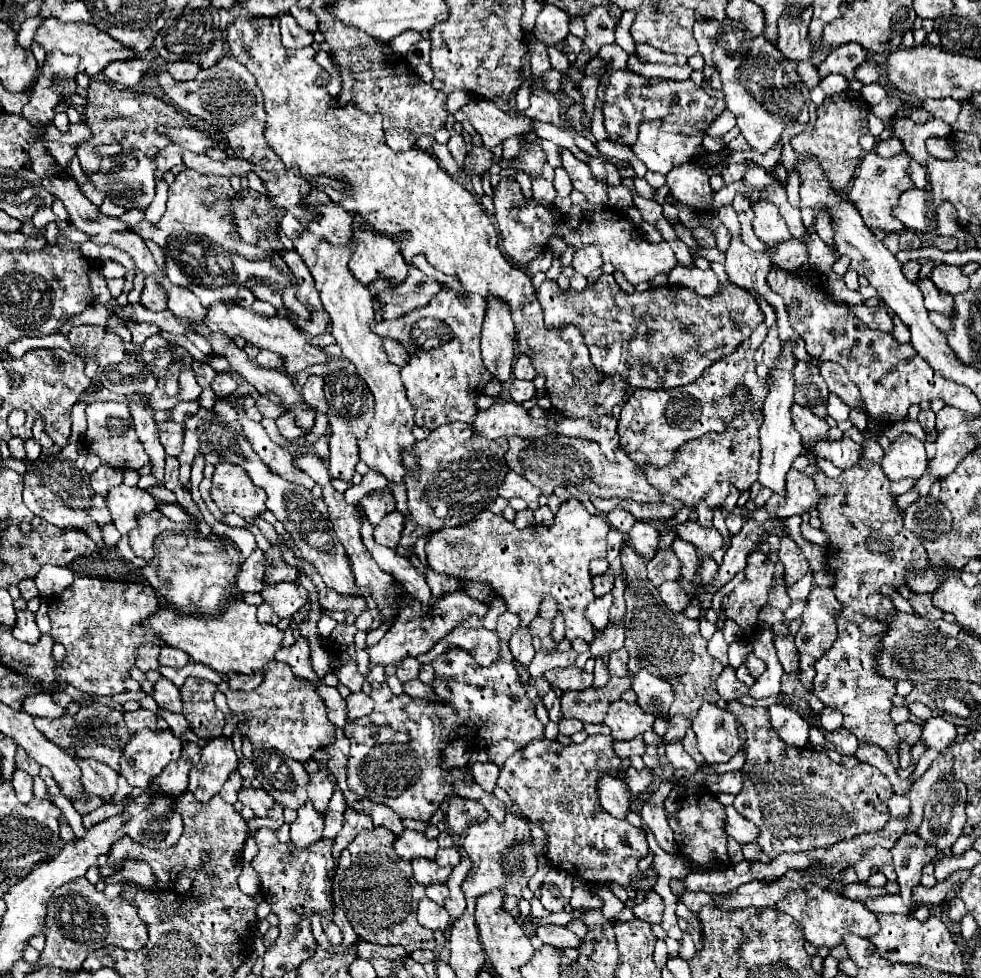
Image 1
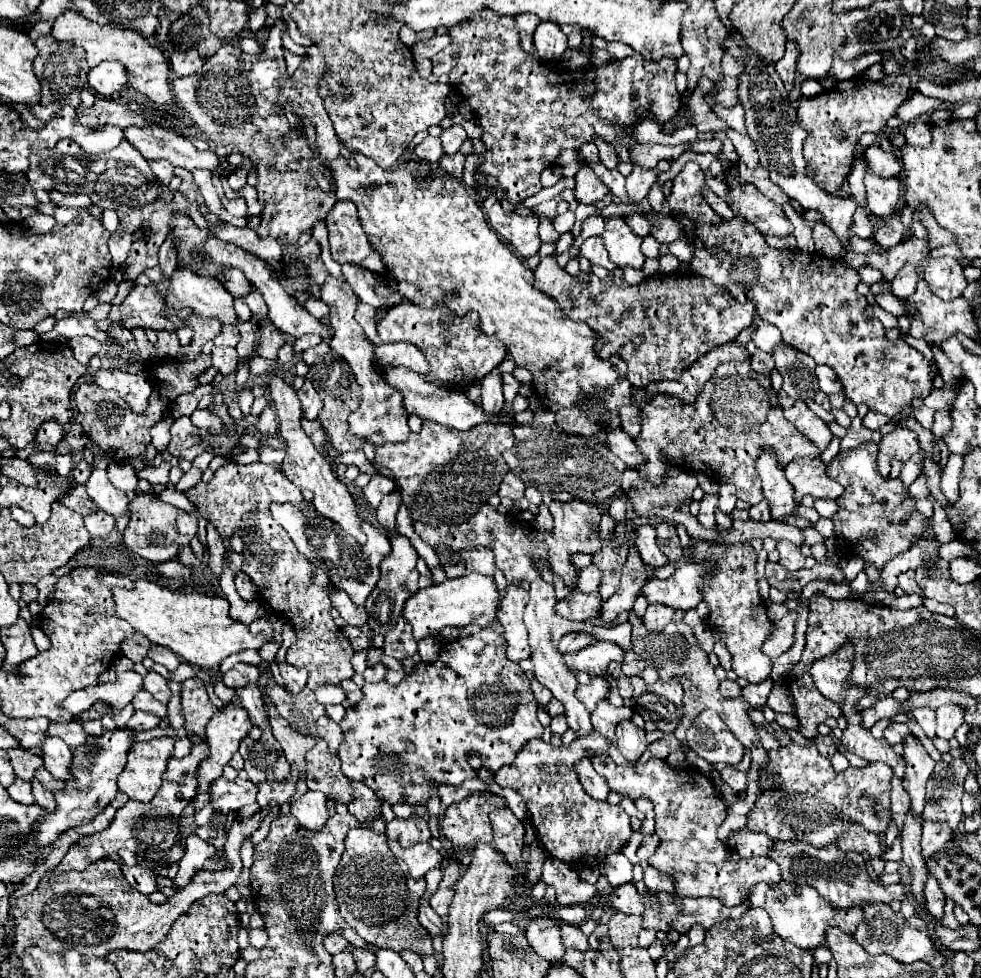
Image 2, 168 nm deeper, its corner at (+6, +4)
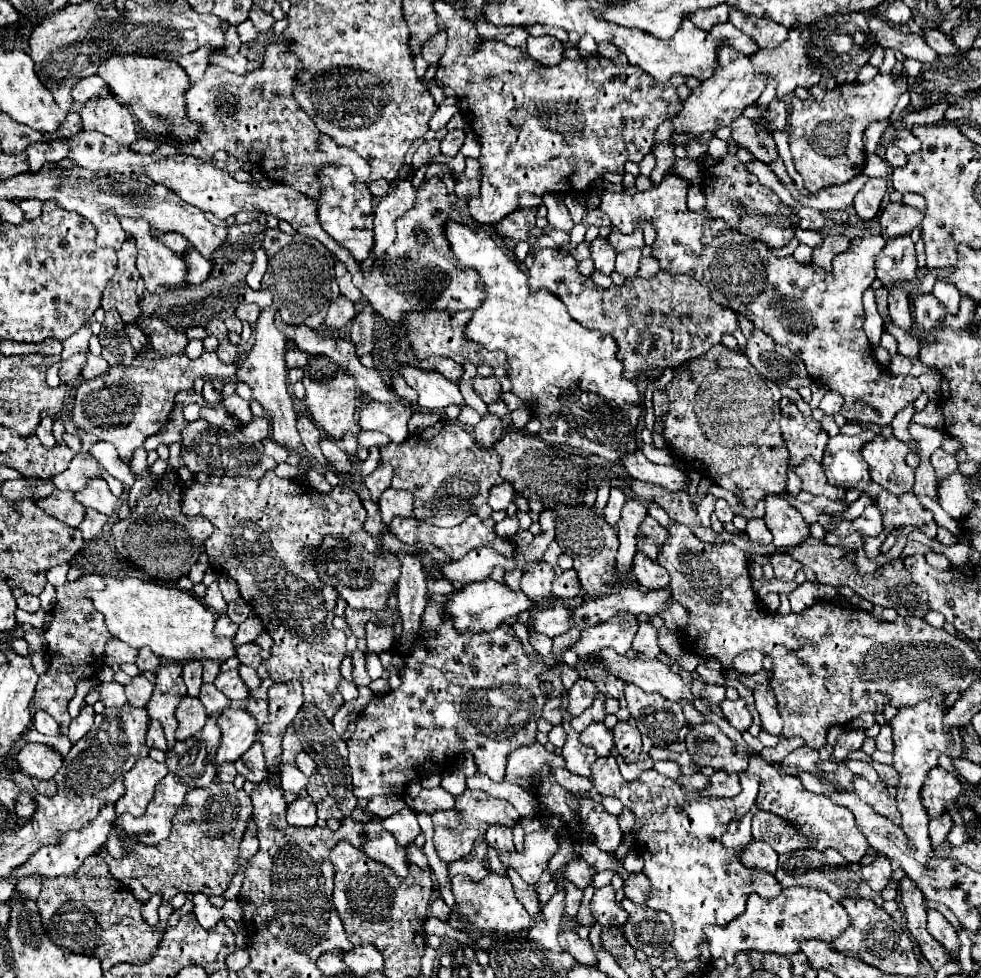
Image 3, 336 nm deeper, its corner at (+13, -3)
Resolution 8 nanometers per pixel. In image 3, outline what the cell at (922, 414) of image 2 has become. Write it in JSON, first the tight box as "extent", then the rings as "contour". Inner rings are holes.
{"extent":[912,400,944,428],"contour":[[[932,400],[924,406],[924,410],[916,412],[912,420],[914,420],[914,422],[920,422],[920,424],[926,424],[926,426],[932,426],[932,428],[944,426],[944,414],[942,414],[942,408],[940,408],[938,402],[932,402]]]}

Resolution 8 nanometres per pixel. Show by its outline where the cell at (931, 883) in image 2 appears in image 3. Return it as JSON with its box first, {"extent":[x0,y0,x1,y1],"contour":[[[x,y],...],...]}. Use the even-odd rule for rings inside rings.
{"extent":[928,910,960,960],"contour":[[[936,910],[928,912],[928,932],[952,954],[952,960],[958,960],[958,950],[960,950],[960,940],[956,934],[956,928]]]}

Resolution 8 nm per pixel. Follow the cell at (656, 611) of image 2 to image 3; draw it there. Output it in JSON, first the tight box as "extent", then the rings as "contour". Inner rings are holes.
{"extent":[632,622,660,660],"contour":[[[648,622],[640,624],[634,644],[632,644],[632,650],[636,652],[636,658],[640,658],[640,660],[654,660],[660,654],[658,632],[652,624],[648,624]]]}

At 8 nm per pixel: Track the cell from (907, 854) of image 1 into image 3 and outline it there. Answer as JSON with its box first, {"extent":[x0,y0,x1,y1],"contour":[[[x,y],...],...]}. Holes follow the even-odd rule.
{"extent":[930,814,952,848],"contour":[[[942,814],[942,816],[930,820],[930,840],[932,840],[934,848],[938,848],[942,842],[946,842],[950,828],[952,828],[952,818],[948,814]]]}

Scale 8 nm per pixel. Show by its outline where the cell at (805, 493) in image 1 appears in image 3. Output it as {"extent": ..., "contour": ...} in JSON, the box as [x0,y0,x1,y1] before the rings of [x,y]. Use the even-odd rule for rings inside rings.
{"extent":[796,458,844,498],"contour":[[[806,458],[798,468],[796,468],[796,474],[802,478],[802,490],[814,494],[814,496],[828,496],[828,498],[844,498],[844,488],[836,488],[836,486],[830,486],[826,476],[824,476],[824,470],[822,470],[822,464],[816,462],[814,458]]]}

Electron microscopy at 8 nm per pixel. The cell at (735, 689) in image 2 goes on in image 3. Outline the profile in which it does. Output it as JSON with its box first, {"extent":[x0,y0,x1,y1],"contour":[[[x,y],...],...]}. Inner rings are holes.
{"extent":[720,700,752,732],"contour":[[[724,700],[724,702],[720,704],[720,708],[724,710],[728,722],[730,722],[738,732],[744,732],[744,730],[750,728],[750,724],[752,724],[752,714],[748,712],[748,708],[746,708],[746,704],[744,704],[742,700],[734,700],[734,702]]]}

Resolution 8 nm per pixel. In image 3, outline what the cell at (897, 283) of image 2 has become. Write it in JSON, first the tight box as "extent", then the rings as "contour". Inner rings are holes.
{"extent":[888,286,912,332],"contour":[[[898,286],[890,288],[890,294],[888,294],[888,314],[890,314],[892,324],[902,328],[904,332],[910,330],[912,316],[910,316],[910,310],[908,310],[908,294],[902,288],[898,288]]]}

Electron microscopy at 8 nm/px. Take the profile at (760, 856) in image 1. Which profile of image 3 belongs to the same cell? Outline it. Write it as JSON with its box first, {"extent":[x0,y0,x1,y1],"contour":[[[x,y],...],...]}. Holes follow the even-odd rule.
{"extent":[776,850,882,906],"contour":[[[794,850],[790,854],[782,854],[778,860],[778,870],[776,870],[776,880],[780,882],[782,888],[792,888],[792,886],[810,886],[816,890],[824,890],[830,898],[842,900],[842,896],[862,896],[870,898],[878,906],[882,906],[882,896],[880,892],[874,892],[866,880],[862,878],[860,864],[848,862],[838,850],[824,850],[824,852],[814,852],[814,850]]]}

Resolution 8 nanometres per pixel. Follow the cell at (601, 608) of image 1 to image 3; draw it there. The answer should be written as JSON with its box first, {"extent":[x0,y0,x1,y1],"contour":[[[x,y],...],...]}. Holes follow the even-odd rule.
{"extent":[528,604,570,638],"contour":[[[560,604],[556,606],[550,606],[546,610],[540,610],[540,612],[534,612],[528,622],[534,626],[536,632],[542,632],[550,638],[566,632],[566,628],[570,628],[570,608],[564,608]]]}

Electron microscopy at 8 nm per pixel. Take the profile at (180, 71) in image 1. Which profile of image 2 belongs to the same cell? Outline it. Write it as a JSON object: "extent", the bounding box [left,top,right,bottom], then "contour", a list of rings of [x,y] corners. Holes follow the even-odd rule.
{"extent":[169,51,203,77],"contour":[[[183,51],[183,53],[173,53],[169,63],[175,77],[187,77],[193,75],[203,65],[203,59],[199,57],[197,51]]]}

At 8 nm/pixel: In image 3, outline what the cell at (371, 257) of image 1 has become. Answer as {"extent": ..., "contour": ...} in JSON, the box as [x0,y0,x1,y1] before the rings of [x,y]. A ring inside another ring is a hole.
{"extent":[318,166,374,262],"contour":[[[324,166],[318,172],[320,198],[318,198],[318,220],[322,228],[344,248],[352,252],[352,256],[362,262],[368,258],[374,230],[372,230],[372,194],[366,184],[358,182],[356,176],[346,166]]]}

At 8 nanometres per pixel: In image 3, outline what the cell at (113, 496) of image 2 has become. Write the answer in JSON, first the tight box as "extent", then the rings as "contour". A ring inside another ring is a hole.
{"extent":[74,478,118,516],"contour":[[[90,478],[86,488],[78,490],[74,496],[84,508],[92,508],[108,516],[112,516],[118,506],[118,498],[108,490],[106,480],[102,478]]]}

